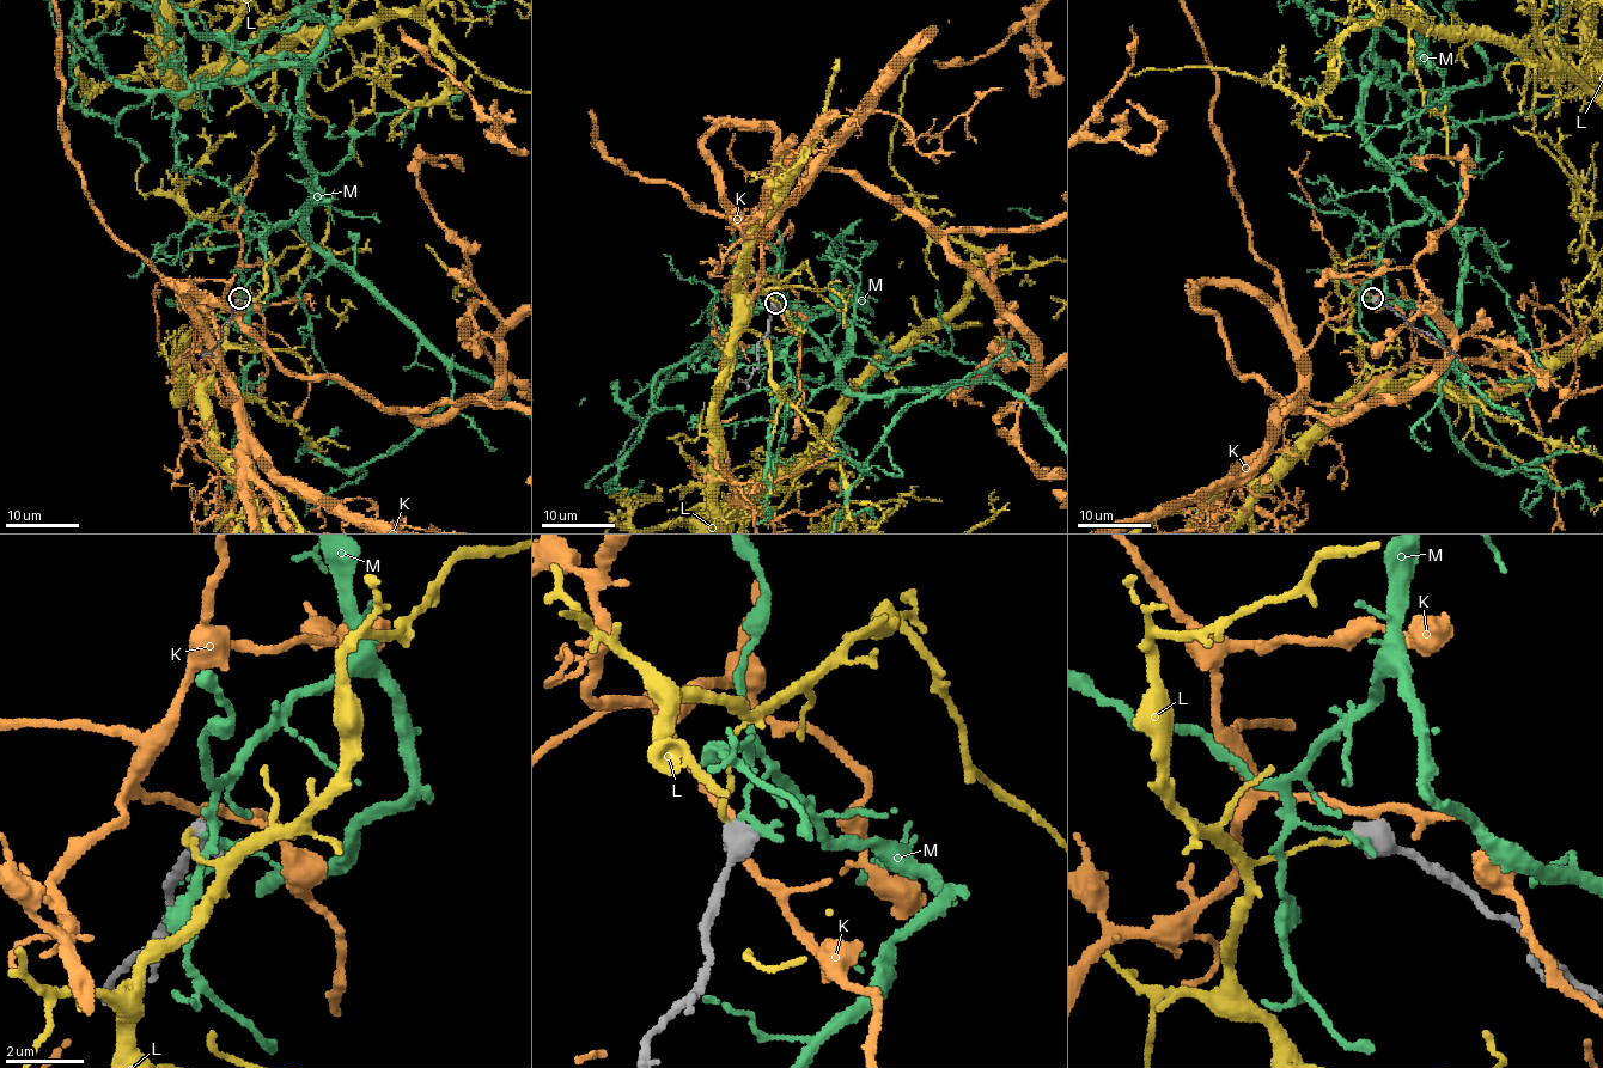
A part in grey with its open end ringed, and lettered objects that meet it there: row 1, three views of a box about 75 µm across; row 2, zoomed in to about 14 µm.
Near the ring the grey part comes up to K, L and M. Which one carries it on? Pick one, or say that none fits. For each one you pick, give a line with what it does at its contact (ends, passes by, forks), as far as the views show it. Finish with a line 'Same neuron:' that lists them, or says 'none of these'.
Same neuron: none of these

